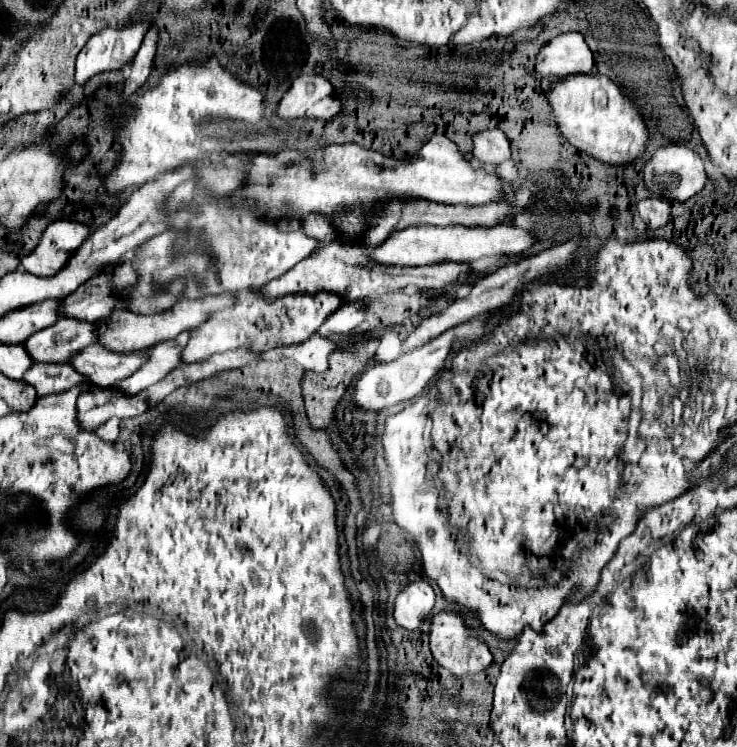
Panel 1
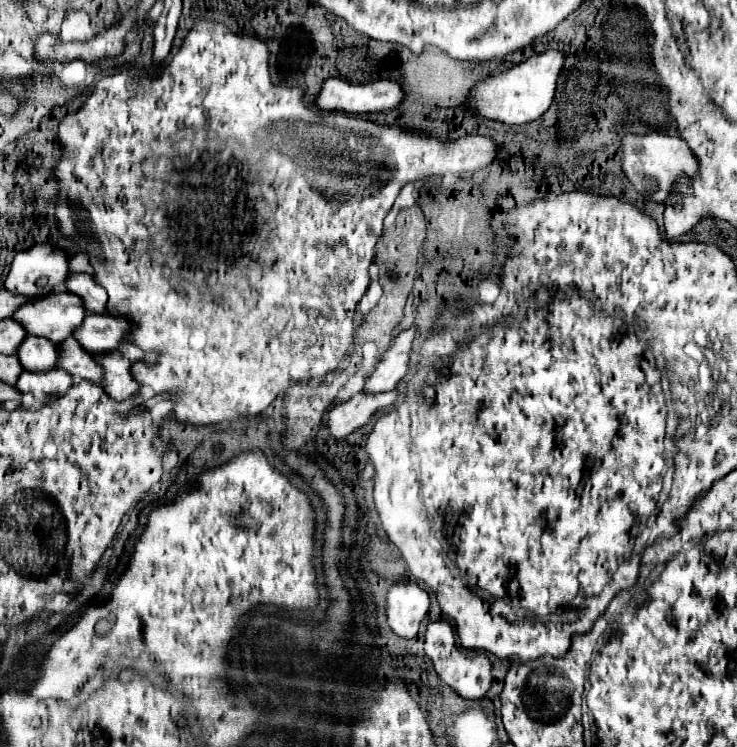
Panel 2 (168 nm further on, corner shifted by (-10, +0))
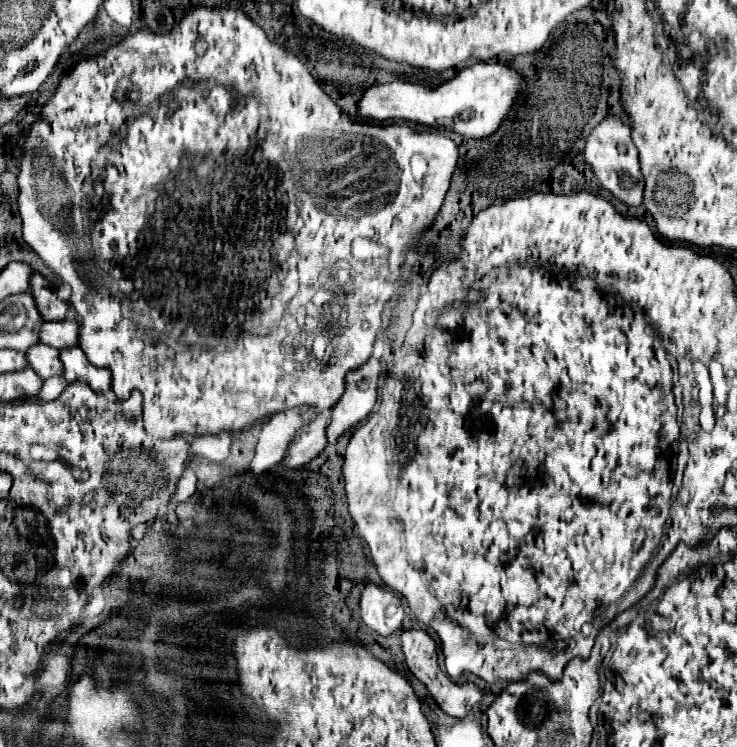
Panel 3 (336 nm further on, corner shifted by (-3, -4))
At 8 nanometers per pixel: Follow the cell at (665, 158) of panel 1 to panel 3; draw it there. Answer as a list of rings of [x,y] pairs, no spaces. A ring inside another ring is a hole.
[[[606,117],[588,137],[584,149],[586,163],[594,169],[604,189],[626,205],[642,205],[644,201],[644,177],[640,173],[638,149],[632,141],[632,125],[614,117]]]

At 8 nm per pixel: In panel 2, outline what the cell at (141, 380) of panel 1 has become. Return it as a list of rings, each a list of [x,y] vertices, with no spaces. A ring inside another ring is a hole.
[[[119,345],[107,353],[101,355],[93,355],[95,363],[101,365],[103,369],[103,391],[115,399],[115,401],[123,401],[129,399],[131,395],[139,393],[139,385],[135,385],[135,381],[131,381],[131,361],[137,361],[139,357],[143,357],[143,353],[139,353],[139,349],[135,349],[135,345]]]

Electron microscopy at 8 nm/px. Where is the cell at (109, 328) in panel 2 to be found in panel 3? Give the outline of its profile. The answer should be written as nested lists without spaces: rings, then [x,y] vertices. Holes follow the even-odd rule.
[[[48,321],[40,329],[40,341],[56,347],[56,349],[66,349],[66,347],[76,347],[76,337],[80,333],[80,323],[78,321]]]

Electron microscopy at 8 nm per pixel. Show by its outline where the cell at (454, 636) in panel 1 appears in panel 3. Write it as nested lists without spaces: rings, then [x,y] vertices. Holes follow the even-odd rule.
[[[412,627],[412,629],[406,629],[400,633],[400,643],[402,643],[402,651],[406,655],[406,663],[408,663],[408,669],[428,687],[430,695],[436,699],[436,703],[444,709],[444,713],[452,715],[452,717],[466,717],[468,711],[480,701],[482,697],[482,691],[466,681],[466,683],[456,683],[452,681],[440,667],[438,667],[438,653],[436,653],[436,641],[428,635],[428,631],[420,629],[420,627]]]

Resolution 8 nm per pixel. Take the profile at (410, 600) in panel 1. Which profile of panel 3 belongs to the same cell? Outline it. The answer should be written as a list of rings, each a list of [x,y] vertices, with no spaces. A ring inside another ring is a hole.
[[[368,585],[362,591],[360,611],[362,621],[382,637],[398,633],[406,619],[406,607],[400,597],[380,585]]]

